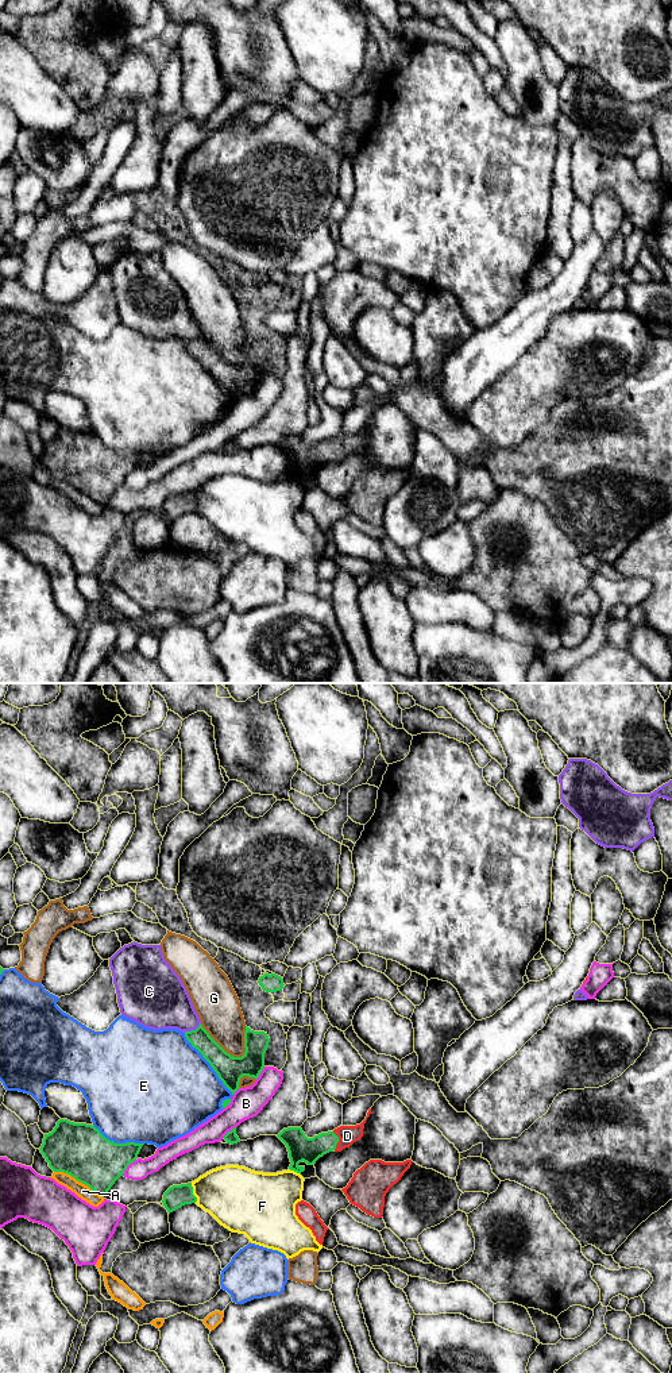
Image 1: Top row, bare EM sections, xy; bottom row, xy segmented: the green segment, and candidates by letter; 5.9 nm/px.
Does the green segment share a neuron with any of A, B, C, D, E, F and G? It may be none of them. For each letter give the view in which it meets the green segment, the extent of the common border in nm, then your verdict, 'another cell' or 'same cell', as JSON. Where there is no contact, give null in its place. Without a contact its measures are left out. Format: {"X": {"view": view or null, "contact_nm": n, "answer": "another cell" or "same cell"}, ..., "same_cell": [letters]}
{"A": {"view": "xy", "contact_nm": 340, "answer": "another cell"}, "B": {"view": "xy", "contact_nm": 130, "answer": "another cell"}, "C": {"view": "xy", "contact_nm": 120, "answer": "another cell"}, "D": {"view": "xy", "contact_nm": 110, "answer": "same cell"}, "E": {"view": "xy", "contact_nm": 480, "answer": "another cell"}, "F": {"view": "xy", "contact_nm": 120, "answer": "another cell"}, "G": {"view": "xy", "contact_nm": 320, "answer": "another cell"}, "same_cell": ["D"]}

